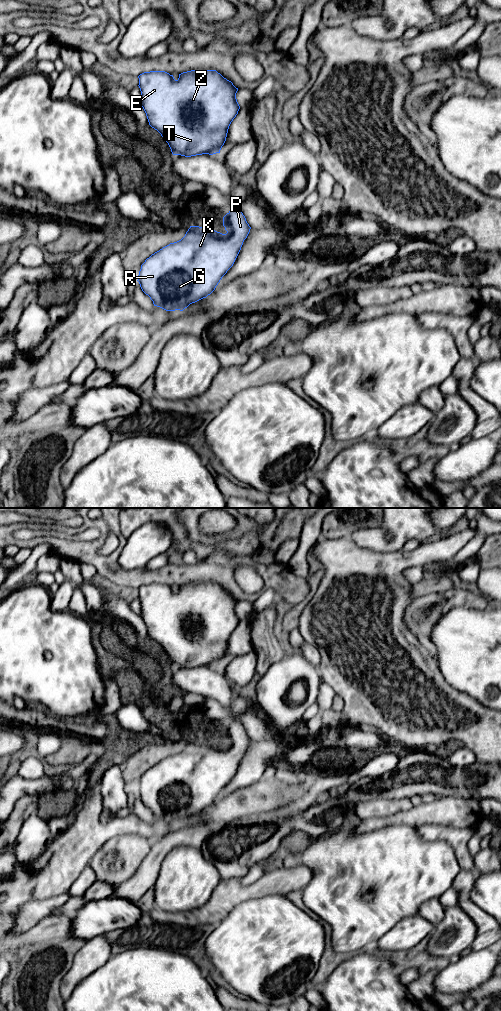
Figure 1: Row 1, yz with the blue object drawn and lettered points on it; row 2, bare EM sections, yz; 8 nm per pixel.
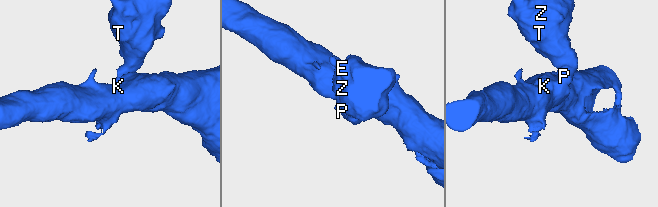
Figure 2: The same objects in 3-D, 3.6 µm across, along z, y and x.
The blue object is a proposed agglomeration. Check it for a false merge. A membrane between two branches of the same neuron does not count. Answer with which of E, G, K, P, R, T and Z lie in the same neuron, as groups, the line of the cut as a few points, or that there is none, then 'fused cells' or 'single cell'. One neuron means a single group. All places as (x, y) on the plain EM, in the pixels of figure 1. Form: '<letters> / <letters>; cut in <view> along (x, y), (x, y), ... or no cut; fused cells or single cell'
E G K P R T Z; no cut; single cell

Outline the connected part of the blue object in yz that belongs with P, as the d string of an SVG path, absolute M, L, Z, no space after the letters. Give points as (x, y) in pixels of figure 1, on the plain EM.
M236 720L223 729L223 738L226 746L190 738L181 752L145 772L137 793L154 818L183 823L215 802L233 778L251 741Z

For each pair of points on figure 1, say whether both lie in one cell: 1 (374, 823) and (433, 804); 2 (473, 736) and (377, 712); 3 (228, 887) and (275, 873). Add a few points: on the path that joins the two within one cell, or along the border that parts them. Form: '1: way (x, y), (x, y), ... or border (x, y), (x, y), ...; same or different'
1: way (389, 820), (418, 816); same
2: way (451, 715), (435, 712), (401, 712); same
3: way (240, 890), (256, 890), (263, 885); same

